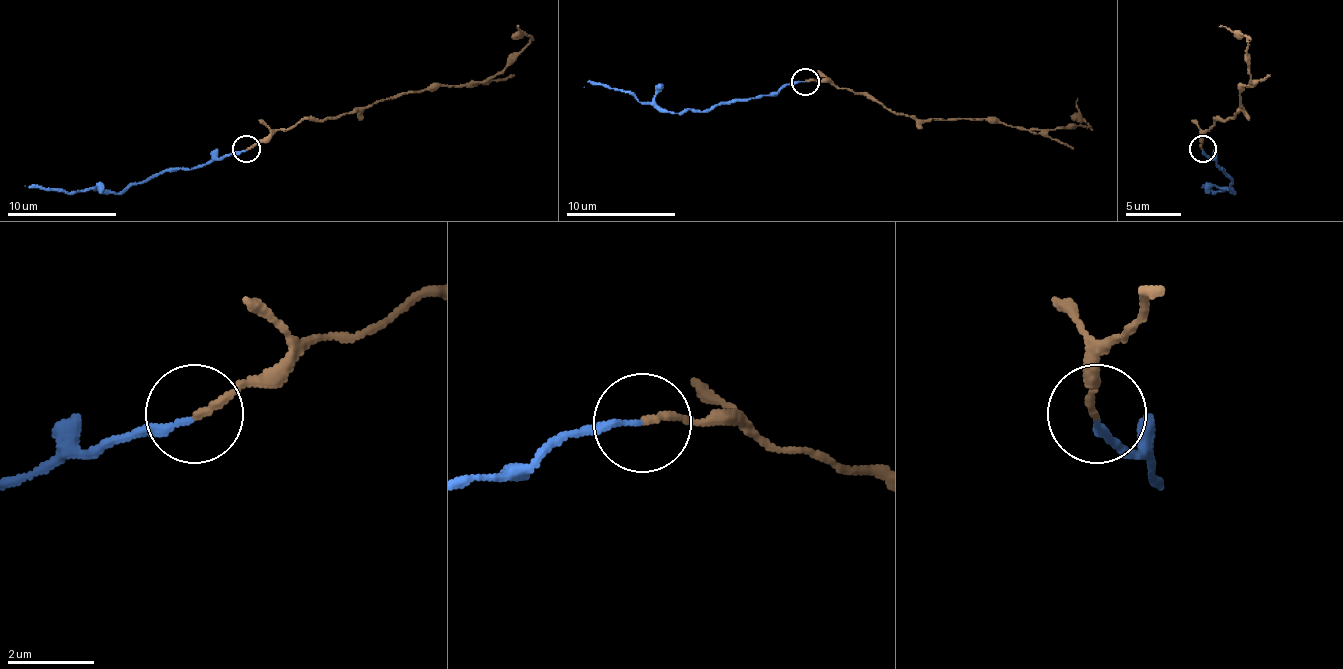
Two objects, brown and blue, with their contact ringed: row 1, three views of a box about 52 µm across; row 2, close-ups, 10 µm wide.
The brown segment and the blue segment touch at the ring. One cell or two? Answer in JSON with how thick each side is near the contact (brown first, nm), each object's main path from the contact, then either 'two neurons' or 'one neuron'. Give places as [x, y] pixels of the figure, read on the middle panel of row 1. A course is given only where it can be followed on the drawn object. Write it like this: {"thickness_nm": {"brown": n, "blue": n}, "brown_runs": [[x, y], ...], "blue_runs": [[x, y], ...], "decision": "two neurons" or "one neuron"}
{"thickness_nm": {"brown": 160, "blue": 140}, "brown_runs": [[806, 81], [828, 81], [918, 119], [998, 119], [1028, 130], [1089, 125], [1081, 116], [1078, 97]], "blue_runs": [[806, 81], [784, 83], [762, 97], [679, 114], [657, 111], [627, 92], [589, 81], [583, 86]], "decision": "two neurons"}

